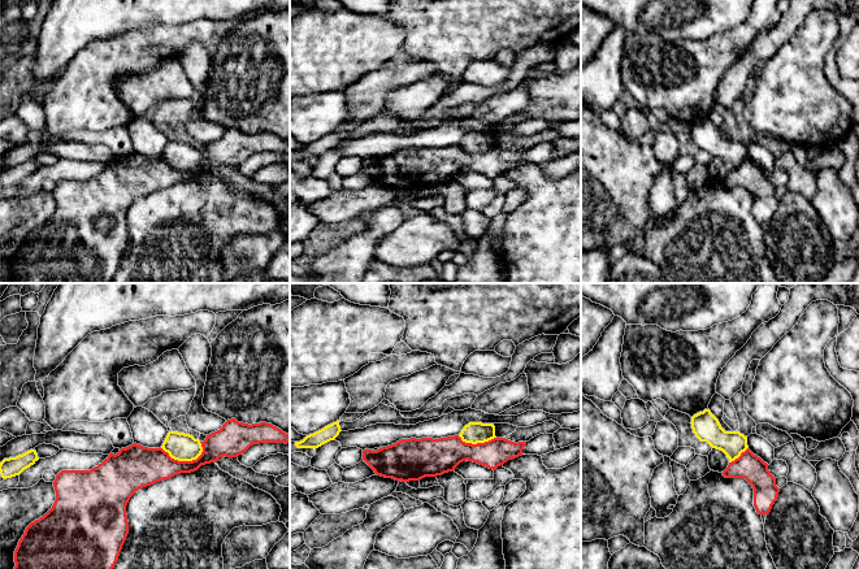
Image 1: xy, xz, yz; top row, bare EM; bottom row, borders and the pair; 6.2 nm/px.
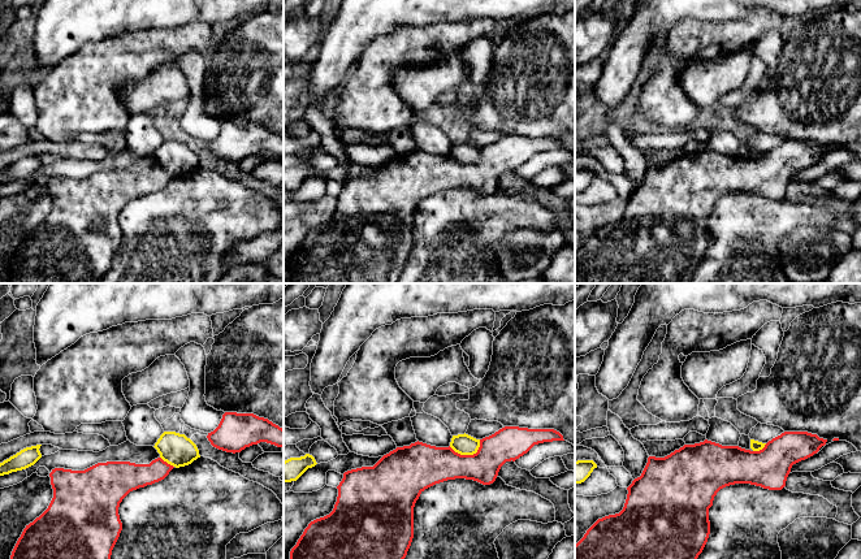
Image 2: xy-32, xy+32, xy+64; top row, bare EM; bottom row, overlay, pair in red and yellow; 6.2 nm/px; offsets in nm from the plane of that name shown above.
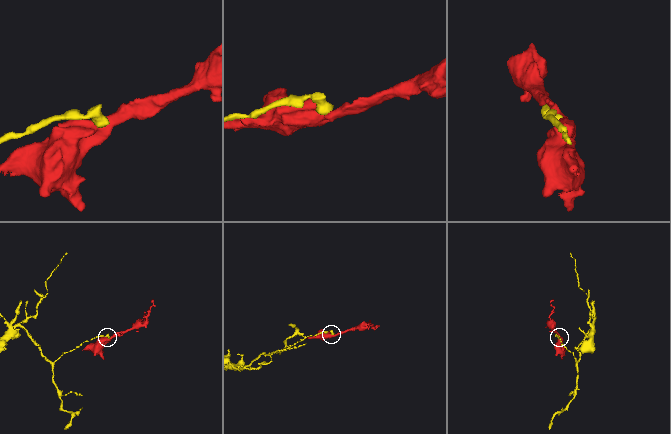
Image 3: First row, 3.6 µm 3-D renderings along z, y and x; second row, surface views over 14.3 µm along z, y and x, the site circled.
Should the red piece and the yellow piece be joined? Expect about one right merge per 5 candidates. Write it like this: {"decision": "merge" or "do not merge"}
{"decision": "do not merge"}

